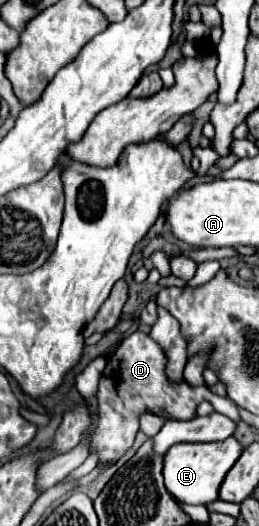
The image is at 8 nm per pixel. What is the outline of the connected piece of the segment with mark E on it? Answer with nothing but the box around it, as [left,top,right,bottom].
[164,437,242,505]

